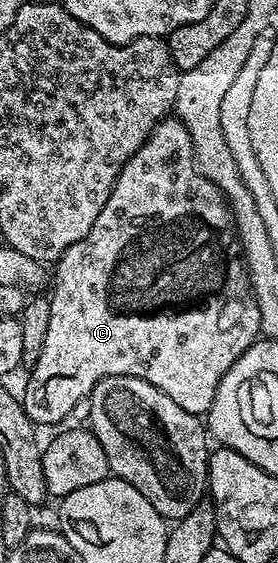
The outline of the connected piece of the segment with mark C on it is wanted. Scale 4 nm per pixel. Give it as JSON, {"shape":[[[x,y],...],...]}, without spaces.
{"shape":[[[166,117],[155,125],[155,129],[143,141],[143,145],[123,165],[115,185],[111,189],[111,197],[107,197],[107,205],[95,217],[95,225],[91,225],[91,233],[83,237],[83,241],[75,241],[63,253],[55,264],[57,272],[53,275],[53,295],[48,296],[51,305],[51,321],[47,325],[47,341],[43,341],[43,353],[39,353],[39,361],[28,372],[29,384],[23,394],[23,406],[27,417],[35,425],[41,423],[57,423],[65,419],[77,406],[82,406],[83,401],[88,400],[93,387],[103,377],[112,375],[130,375],[139,377],[155,389],[167,393],[179,409],[187,409],[187,413],[198,417],[208,416],[211,409],[211,401],[215,401],[215,389],[219,389],[219,381],[247,353],[252,343],[256,343],[262,334],[261,314],[257,298],[253,295],[253,288],[249,286],[249,270],[245,268],[245,256],[241,253],[241,242],[237,240],[237,231],[233,228],[233,217],[229,213],[229,203],[225,195],[203,173],[197,170],[193,162],[193,146],[191,135],[187,133],[187,127],[183,121],[176,117]]]}

